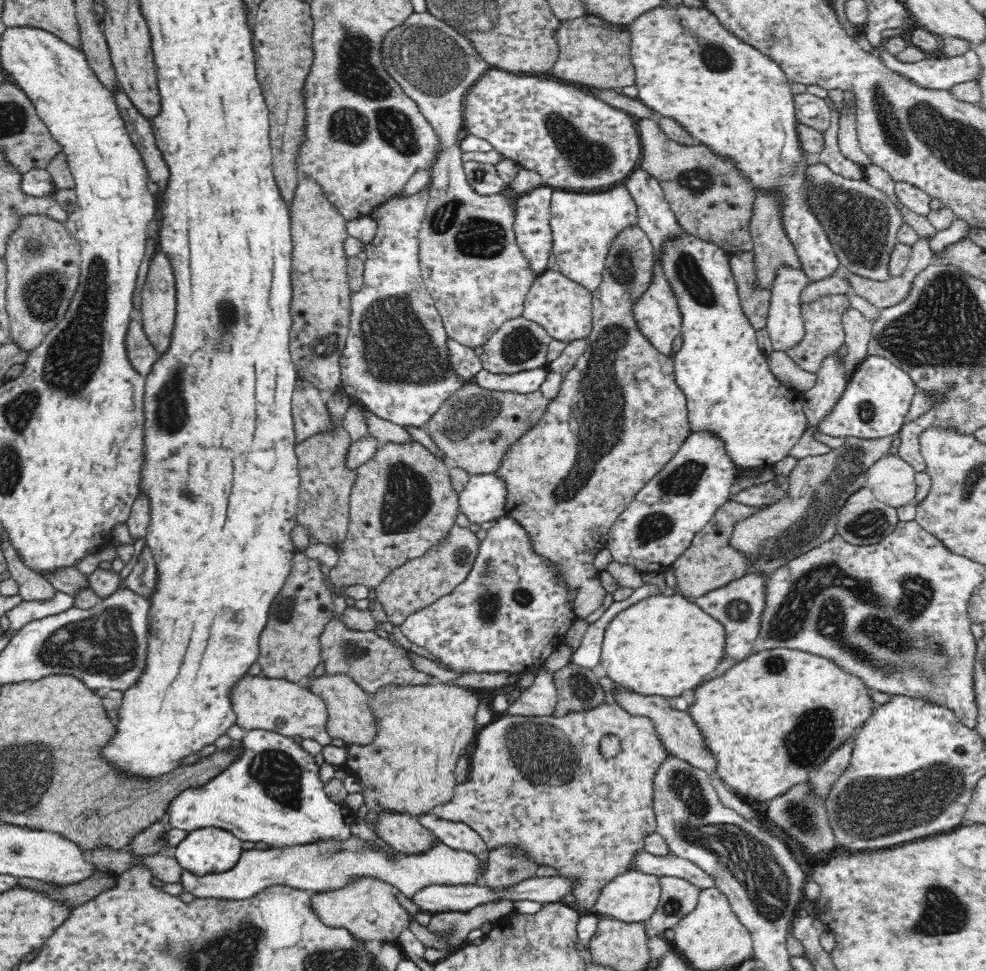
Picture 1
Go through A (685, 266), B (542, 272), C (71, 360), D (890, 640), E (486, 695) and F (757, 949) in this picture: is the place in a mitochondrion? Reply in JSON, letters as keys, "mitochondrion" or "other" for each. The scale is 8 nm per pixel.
{"A":"mitochondrion","B":"other","C":"mitochondrion","D":"mitochondrion","E":"other","F":"other"}

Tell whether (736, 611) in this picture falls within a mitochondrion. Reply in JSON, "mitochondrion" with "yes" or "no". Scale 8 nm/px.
{"mitochondrion":"yes"}

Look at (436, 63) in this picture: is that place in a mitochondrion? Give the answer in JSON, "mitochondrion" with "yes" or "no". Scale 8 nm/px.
{"mitochondrion":"yes"}

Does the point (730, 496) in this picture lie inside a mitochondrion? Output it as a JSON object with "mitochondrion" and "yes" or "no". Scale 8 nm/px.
{"mitochondrion":"no"}

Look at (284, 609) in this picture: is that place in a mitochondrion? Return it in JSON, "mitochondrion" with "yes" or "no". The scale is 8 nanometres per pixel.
{"mitochondrion":"yes"}

